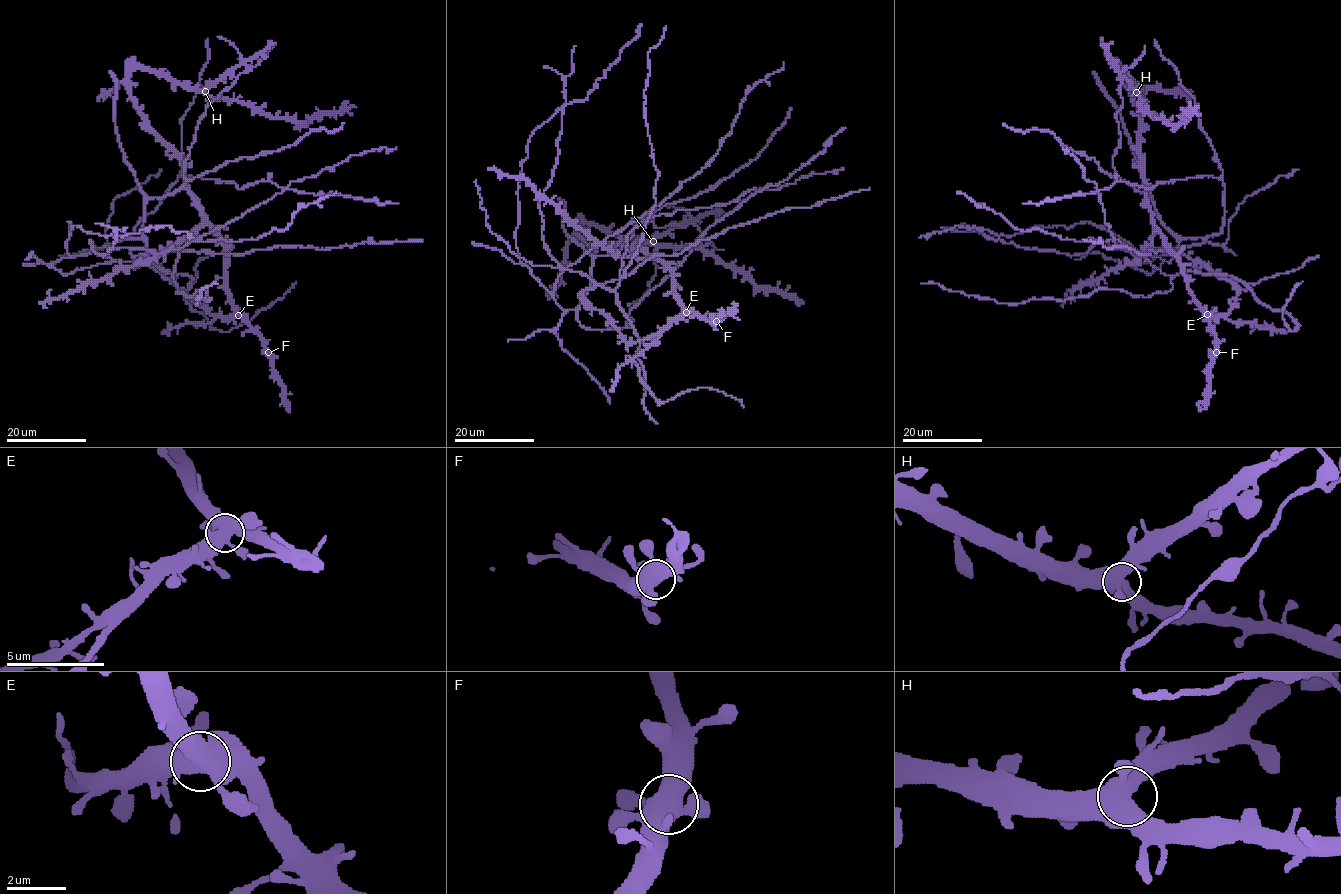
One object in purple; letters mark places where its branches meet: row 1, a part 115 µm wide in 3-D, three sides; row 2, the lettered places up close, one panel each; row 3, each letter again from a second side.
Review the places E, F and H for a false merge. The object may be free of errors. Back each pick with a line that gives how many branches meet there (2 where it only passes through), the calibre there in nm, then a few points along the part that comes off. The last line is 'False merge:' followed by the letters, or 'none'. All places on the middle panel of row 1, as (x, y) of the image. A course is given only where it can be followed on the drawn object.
E: Branches: 5. Thickness 650 nm. Course of the part to remove: (686, 312), (649, 338), (628, 343), (582, 292), (630, 275), (654, 256), (678, 255), (729, 228), (870, 188)
False merge: E

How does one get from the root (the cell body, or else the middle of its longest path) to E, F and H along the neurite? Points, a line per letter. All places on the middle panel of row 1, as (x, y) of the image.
E: (656, 259), (672, 273), (673, 292), (686, 312)
F: (656, 259), (672, 273), (673, 292), (680, 303), (704, 319), (716, 321)
H: (656, 259), (646, 252), (621, 245), (589, 245), (578, 230), (584, 224), (595, 224), (640, 242), (653, 241)

